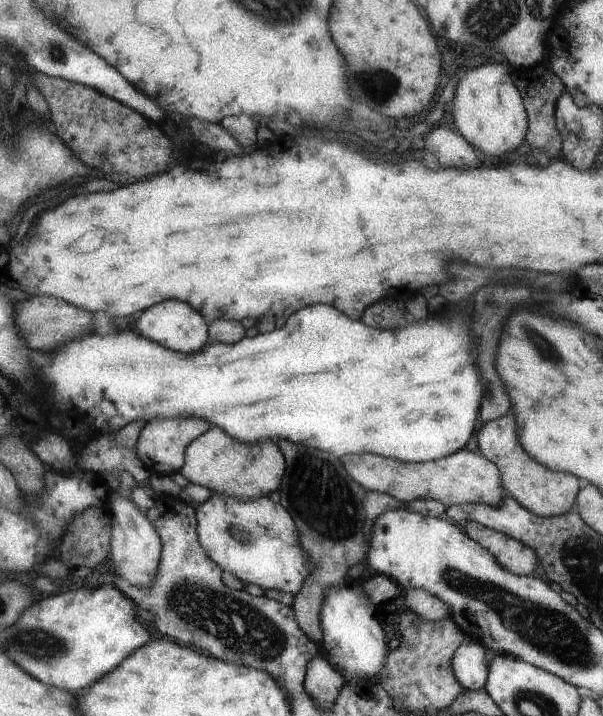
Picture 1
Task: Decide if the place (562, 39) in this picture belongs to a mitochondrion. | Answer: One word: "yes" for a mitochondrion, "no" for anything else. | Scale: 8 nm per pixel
no

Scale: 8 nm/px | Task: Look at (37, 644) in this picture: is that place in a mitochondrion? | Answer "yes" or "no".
yes

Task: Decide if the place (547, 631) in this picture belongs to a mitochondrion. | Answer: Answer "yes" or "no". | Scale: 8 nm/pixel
yes

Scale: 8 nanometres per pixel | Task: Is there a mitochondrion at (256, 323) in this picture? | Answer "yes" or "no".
no

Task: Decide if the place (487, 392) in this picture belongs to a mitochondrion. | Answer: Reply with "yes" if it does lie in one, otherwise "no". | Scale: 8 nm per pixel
no

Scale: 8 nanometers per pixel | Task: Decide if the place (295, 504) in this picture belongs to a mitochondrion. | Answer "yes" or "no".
yes

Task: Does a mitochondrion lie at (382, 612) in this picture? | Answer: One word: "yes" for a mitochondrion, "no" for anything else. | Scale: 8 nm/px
no

